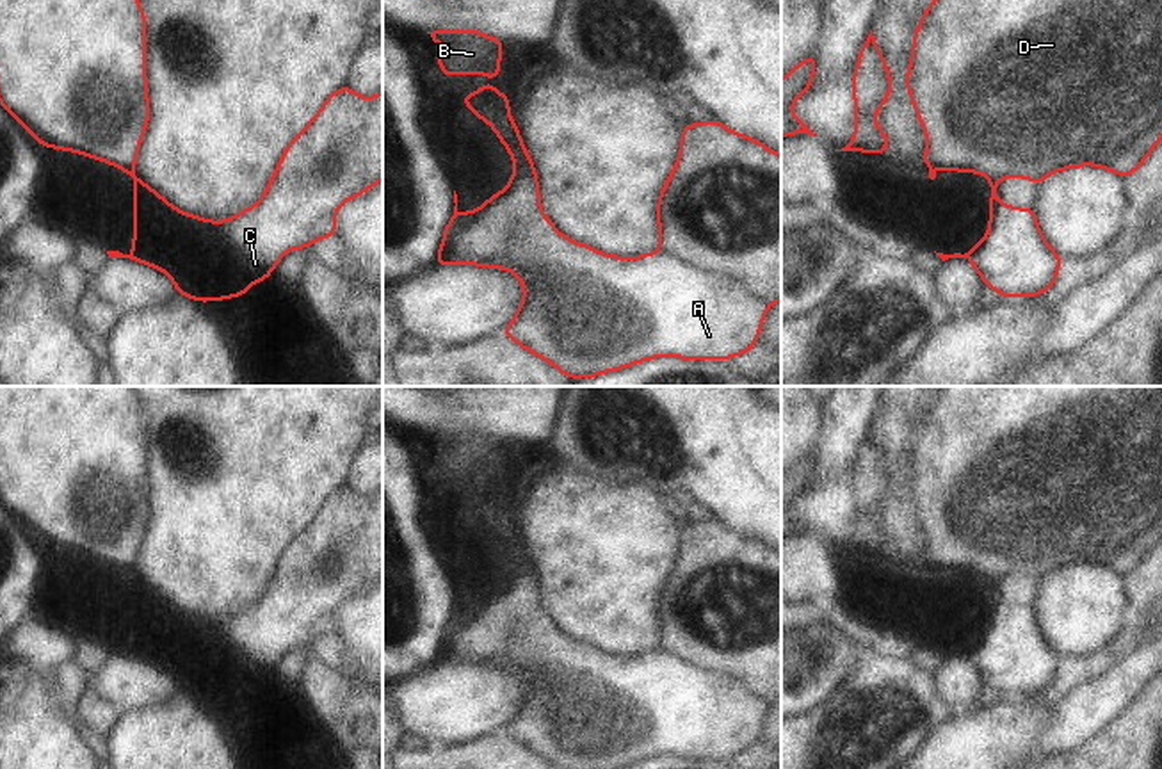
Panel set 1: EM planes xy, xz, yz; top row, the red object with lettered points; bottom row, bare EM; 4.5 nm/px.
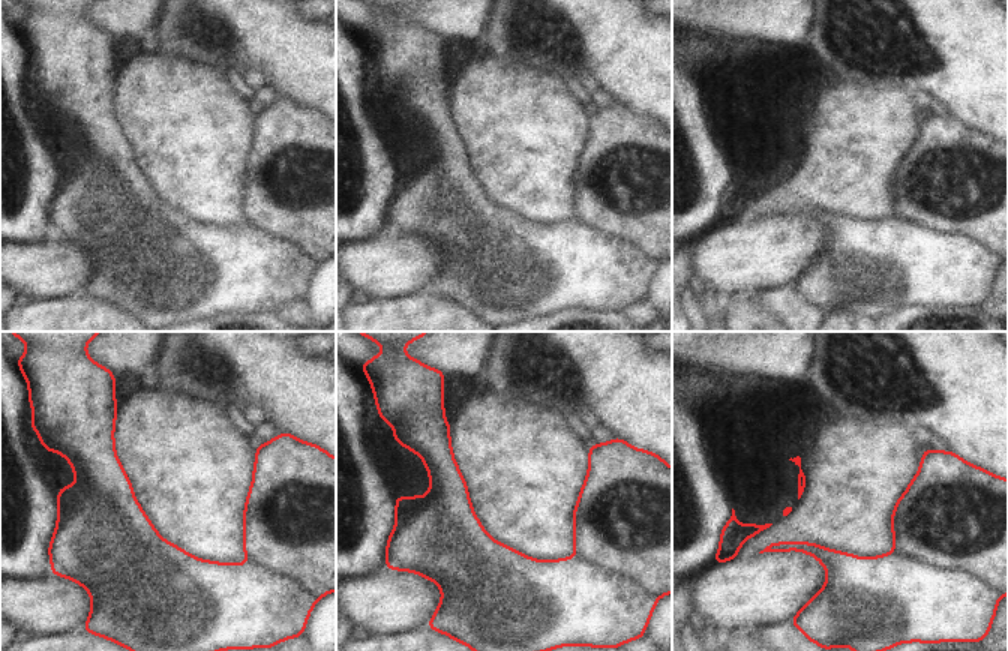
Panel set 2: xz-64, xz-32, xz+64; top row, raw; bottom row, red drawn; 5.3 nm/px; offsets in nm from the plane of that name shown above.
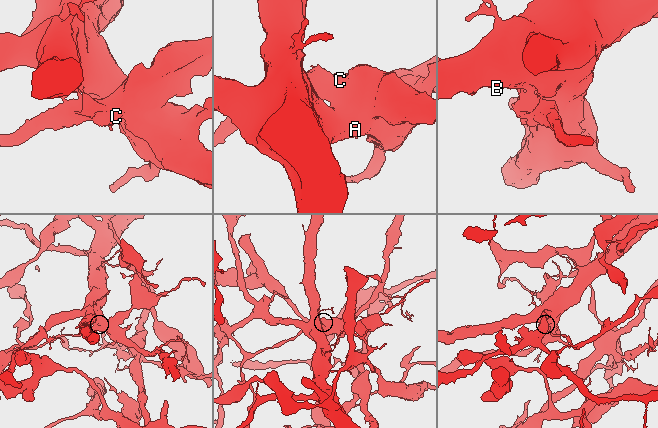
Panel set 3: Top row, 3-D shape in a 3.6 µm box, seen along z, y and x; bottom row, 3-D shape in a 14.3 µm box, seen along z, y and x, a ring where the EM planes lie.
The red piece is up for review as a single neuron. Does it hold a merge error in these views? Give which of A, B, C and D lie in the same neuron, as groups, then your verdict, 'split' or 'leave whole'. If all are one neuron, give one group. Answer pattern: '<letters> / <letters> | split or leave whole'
A B D / C | split

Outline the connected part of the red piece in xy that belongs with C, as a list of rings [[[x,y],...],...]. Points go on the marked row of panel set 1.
[[[343,85],[329,94],[315,117],[286,146],[263,198],[254,206],[221,223],[174,208],[137,176],[133,166],[119,169],[133,178],[133,253],[107,251],[109,258],[130,258],[169,274],[176,292],[196,303],[240,297],[253,281],[265,281],[290,249],[308,249],[319,239],[335,237],[335,214],[340,205],[379,183],[383,178],[383,91],[372,98],[361,98]]]

